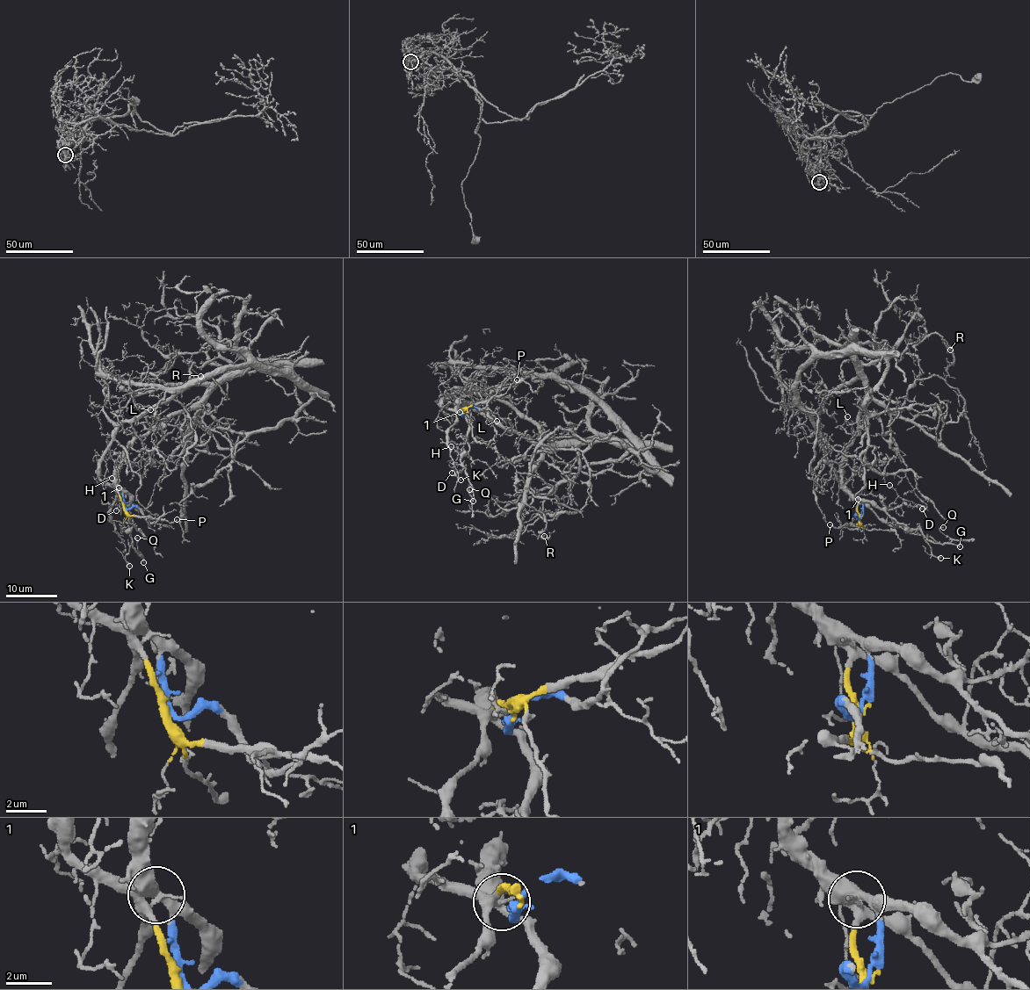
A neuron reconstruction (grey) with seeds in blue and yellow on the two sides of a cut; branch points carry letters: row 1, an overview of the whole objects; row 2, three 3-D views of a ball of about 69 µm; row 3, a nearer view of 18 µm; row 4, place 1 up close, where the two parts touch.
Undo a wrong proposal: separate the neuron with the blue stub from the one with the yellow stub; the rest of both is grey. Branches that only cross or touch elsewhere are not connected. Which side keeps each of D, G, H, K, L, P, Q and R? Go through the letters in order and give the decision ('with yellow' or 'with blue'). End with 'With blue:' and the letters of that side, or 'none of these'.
D: with yellow
G: with blue
H: with yellow
K: with blue
L: with blue
P: with yellow
Q: with blue
R: with blue
With blue: G, K, L, Q, R

